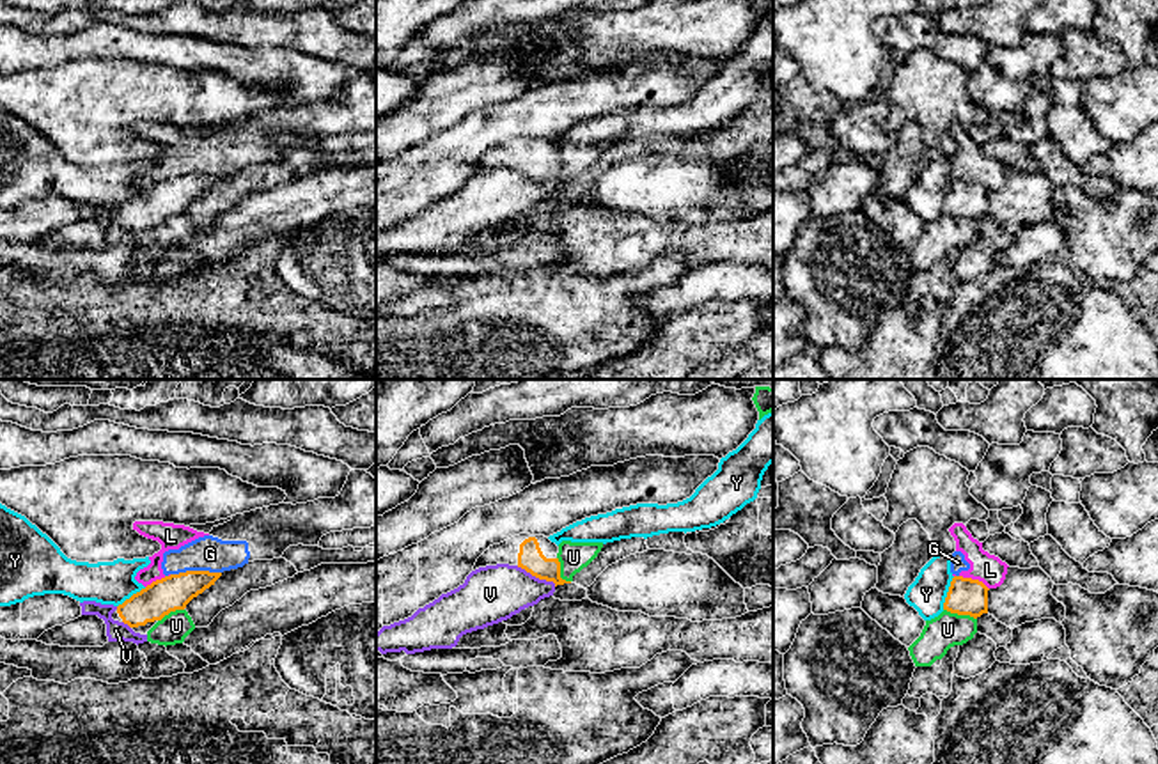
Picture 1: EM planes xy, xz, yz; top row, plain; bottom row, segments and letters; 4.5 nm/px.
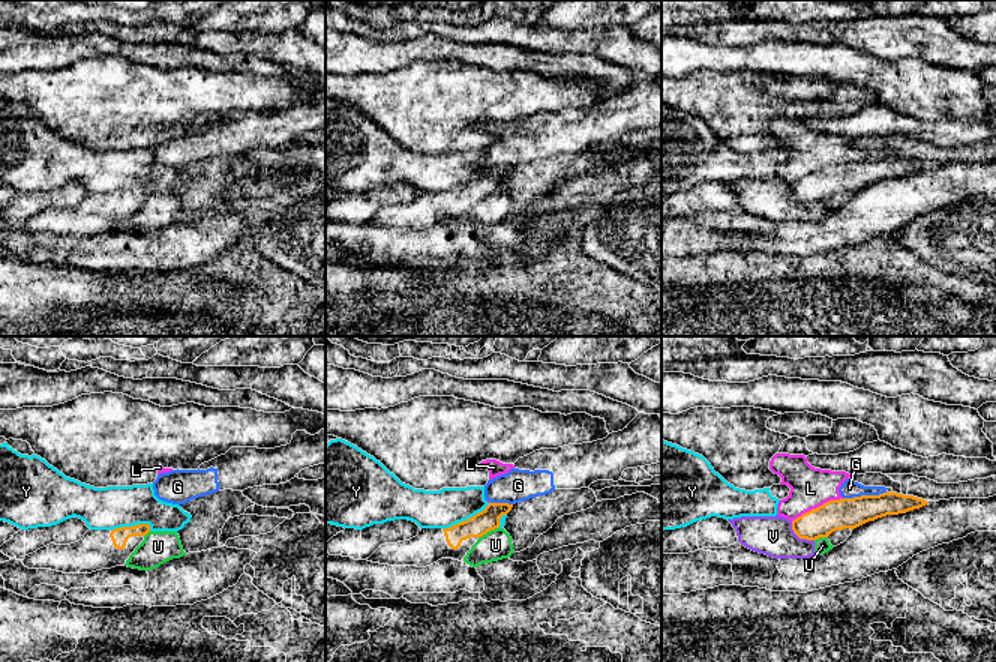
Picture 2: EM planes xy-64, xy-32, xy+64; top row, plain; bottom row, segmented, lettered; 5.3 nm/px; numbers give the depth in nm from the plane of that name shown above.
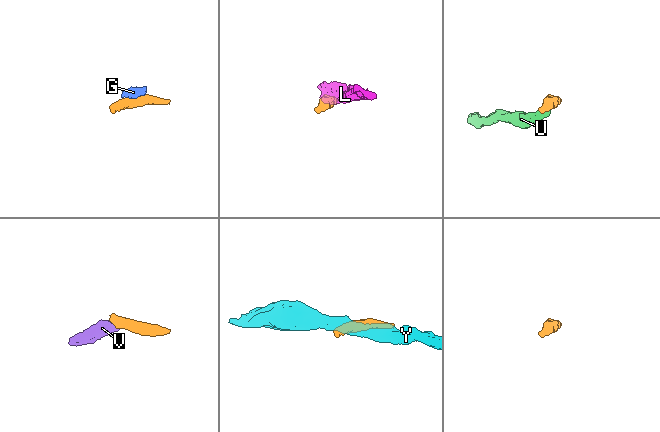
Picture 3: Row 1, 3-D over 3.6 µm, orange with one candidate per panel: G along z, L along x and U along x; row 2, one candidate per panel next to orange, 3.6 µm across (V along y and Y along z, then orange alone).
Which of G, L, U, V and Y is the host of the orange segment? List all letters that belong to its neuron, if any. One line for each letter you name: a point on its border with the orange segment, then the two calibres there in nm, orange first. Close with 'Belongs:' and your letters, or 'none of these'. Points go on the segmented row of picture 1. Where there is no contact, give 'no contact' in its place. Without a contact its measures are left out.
Belongs: none of these

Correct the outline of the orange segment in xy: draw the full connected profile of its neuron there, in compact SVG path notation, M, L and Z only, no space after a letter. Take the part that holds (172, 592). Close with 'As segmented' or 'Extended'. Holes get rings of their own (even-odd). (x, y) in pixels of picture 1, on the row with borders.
M186 571L153 581L133 594L112 613L113 620L128 624L135 633L147 631L165 615L184 610L186 604L215 585L222 573Z. Extended

